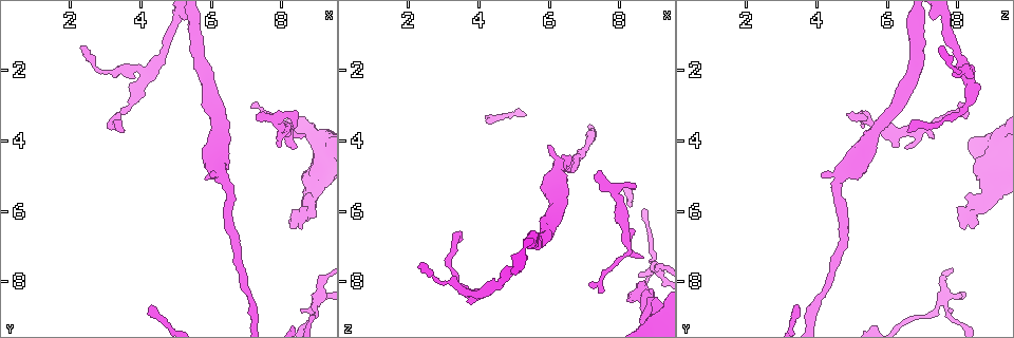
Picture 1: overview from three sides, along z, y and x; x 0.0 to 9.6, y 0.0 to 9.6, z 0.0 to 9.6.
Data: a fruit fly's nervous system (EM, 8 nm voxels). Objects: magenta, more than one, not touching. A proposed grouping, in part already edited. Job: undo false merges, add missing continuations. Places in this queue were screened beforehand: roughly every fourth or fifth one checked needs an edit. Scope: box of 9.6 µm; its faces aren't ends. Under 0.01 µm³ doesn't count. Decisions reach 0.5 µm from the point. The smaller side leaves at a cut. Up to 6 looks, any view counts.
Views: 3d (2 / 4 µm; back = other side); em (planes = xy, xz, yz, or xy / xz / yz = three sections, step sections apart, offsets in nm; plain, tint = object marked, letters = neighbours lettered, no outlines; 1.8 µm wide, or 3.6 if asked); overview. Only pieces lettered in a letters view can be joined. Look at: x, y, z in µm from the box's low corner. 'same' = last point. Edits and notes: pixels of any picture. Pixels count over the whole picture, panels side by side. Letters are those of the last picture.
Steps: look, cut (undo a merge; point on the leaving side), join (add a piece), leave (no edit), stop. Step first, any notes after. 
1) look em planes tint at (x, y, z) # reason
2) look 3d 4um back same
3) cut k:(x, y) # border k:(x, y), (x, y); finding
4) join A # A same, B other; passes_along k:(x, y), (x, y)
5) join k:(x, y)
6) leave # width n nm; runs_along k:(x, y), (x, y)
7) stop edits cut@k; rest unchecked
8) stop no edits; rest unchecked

look 3d 4um at (7.90, 4.20, 6.25) # branch stops here

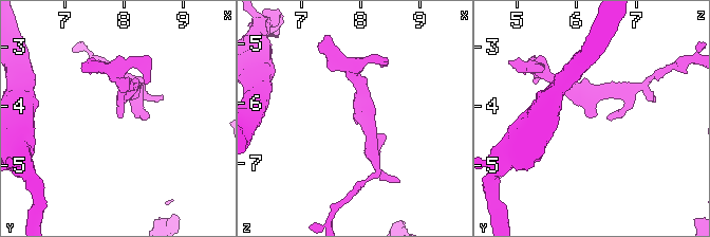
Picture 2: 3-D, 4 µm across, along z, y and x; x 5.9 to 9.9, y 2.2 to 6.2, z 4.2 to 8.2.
look em xz step 8 letters at (7.90, 4.15, 6.30)

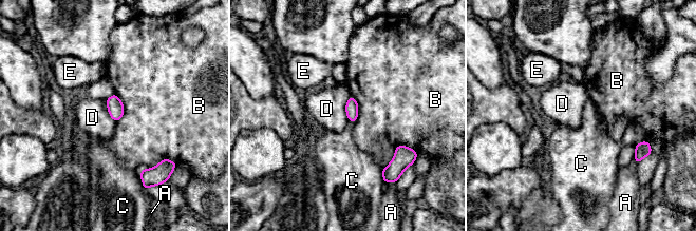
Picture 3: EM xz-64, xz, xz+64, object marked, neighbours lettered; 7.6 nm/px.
look em planes letters same # another direction

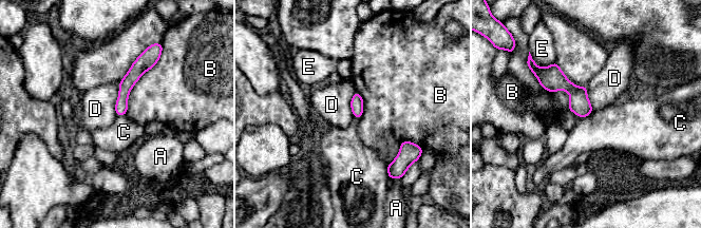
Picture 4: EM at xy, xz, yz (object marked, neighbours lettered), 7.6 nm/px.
leave # A other, B other, C other, D other, E other; border 4:(120, 81), (115, 105), (116, 115); no lettered piece goes on from it

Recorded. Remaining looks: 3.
look em planes letters at (8.50, 6.55, 8.15) # thick end

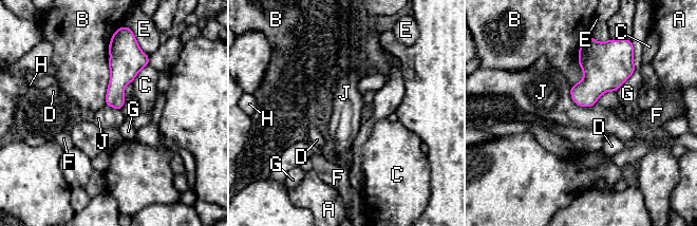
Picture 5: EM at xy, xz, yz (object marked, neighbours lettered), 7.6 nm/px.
leave # A other, B other, C other, D other, E other, F other, G other, H other, J other; border 5:(570, 88), (570, 97), (576, 105); none of them fits

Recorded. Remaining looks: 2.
look em planes tint at (9.00, 8.45, 7.60)

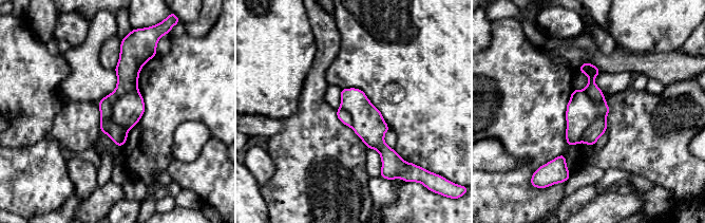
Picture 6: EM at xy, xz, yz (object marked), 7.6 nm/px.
look em planes letters same # see the neighbours

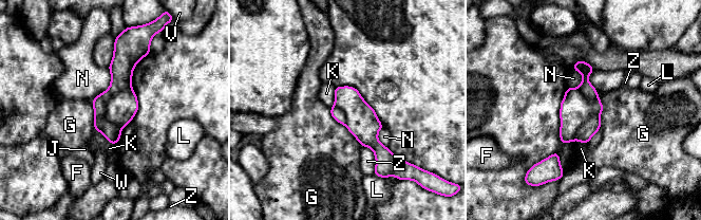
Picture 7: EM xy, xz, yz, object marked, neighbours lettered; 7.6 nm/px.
cut 7:(120, 76) # width 260 nm; F other, G other, J other, K other, L other, N other, V other, W other, Z other; border 7:(131, 87), (106, 104), (120, 128); a second neuron is stuck on

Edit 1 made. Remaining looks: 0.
stop edits cut@7; rest unchecked

